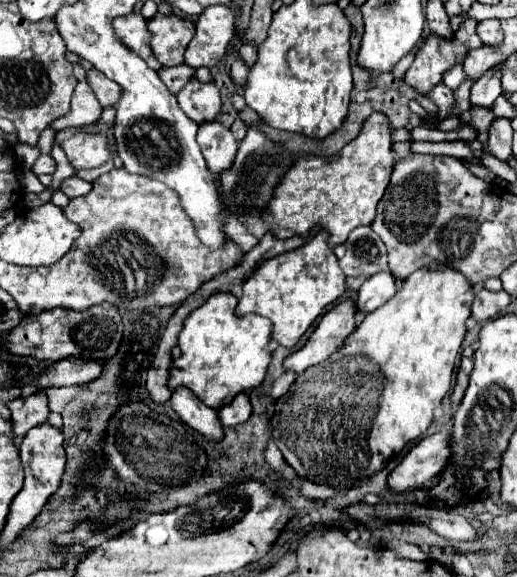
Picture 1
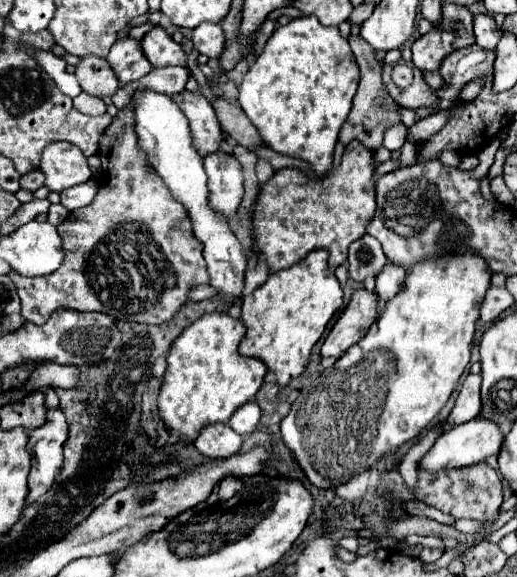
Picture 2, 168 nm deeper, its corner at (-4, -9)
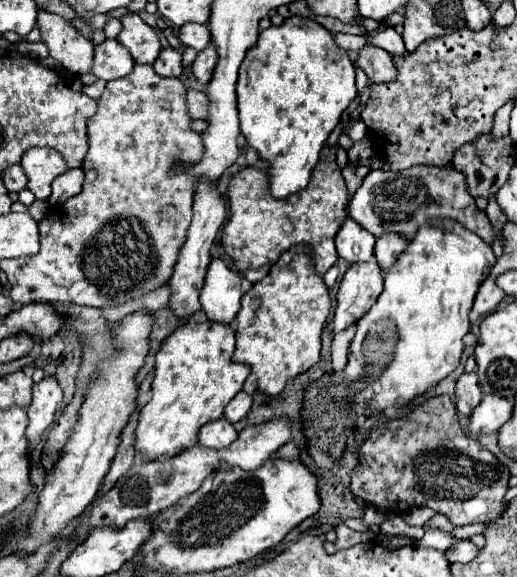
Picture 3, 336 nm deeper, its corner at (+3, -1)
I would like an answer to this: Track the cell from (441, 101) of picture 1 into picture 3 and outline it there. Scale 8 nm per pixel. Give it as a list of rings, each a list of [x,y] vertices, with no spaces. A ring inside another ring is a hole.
[[[364,45],[360,49],[358,65],[364,69],[370,83],[392,83],[392,81],[396,81],[398,71],[396,71],[394,59],[388,51],[384,51],[380,47]]]

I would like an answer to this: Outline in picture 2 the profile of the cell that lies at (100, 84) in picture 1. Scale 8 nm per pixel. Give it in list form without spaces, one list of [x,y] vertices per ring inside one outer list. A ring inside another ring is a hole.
[[[95,55],[81,57],[75,67],[75,77],[81,89],[95,97],[113,97],[113,93],[119,89],[119,81],[115,79],[109,63]]]

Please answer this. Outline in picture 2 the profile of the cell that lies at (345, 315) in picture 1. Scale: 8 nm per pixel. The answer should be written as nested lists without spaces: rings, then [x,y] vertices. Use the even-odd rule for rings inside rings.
[[[365,289],[353,293],[349,305],[345,307],[321,347],[321,355],[325,359],[339,359],[351,345],[355,345],[367,333],[367,329],[377,319],[377,301],[377,295]]]

